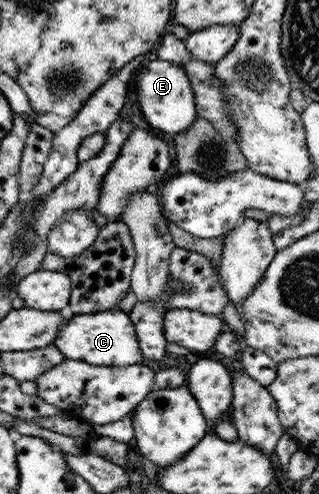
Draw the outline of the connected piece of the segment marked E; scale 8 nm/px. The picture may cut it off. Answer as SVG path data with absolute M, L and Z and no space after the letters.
M160 59L151 61L137 73L133 88L135 88L136 100L146 122L158 132L175 137L191 127L198 116L191 79L186 69L180 64Z

